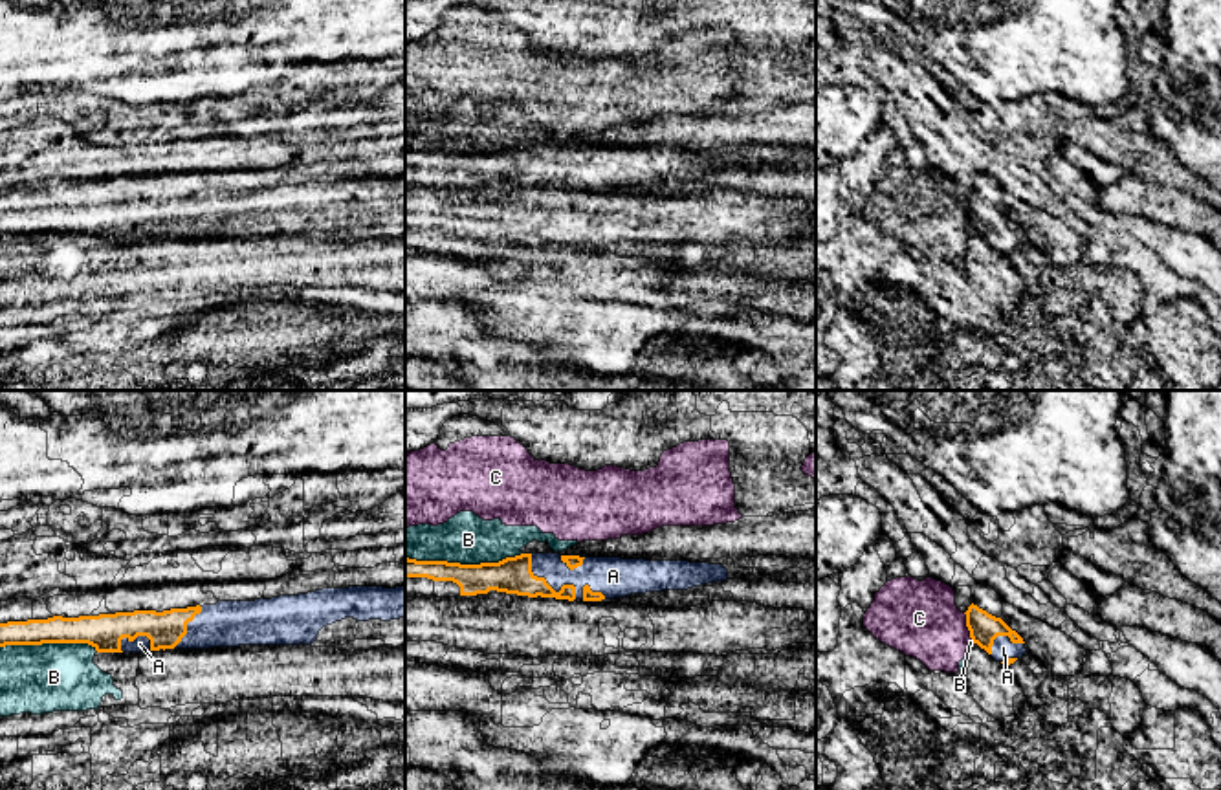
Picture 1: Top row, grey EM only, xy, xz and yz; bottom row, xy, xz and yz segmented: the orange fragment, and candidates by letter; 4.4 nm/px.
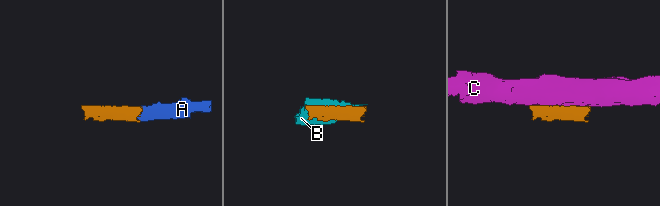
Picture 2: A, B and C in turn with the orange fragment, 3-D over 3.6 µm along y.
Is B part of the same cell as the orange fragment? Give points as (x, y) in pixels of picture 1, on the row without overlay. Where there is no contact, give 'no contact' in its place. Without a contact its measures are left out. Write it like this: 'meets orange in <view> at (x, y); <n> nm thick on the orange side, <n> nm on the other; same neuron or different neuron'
meets orange in xz at (462, 154); 160 nm thick on the orange side, 220 nm on the other; different neuron

